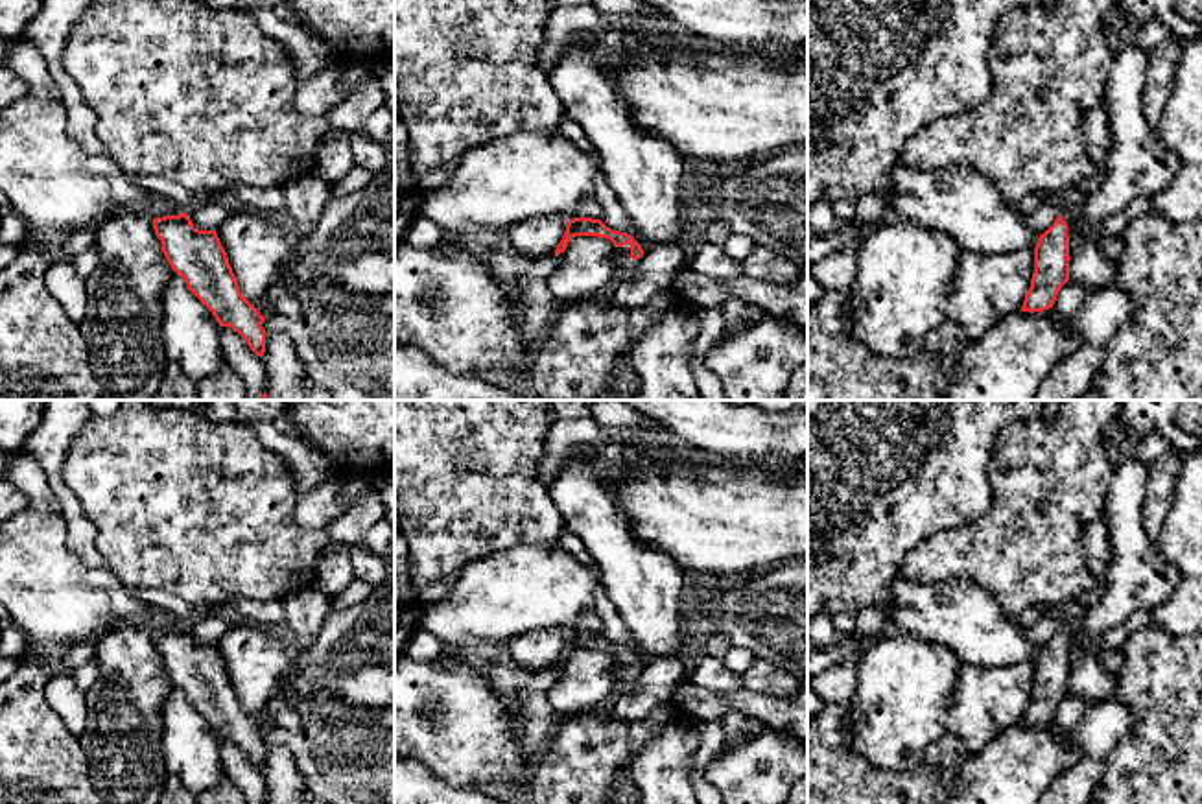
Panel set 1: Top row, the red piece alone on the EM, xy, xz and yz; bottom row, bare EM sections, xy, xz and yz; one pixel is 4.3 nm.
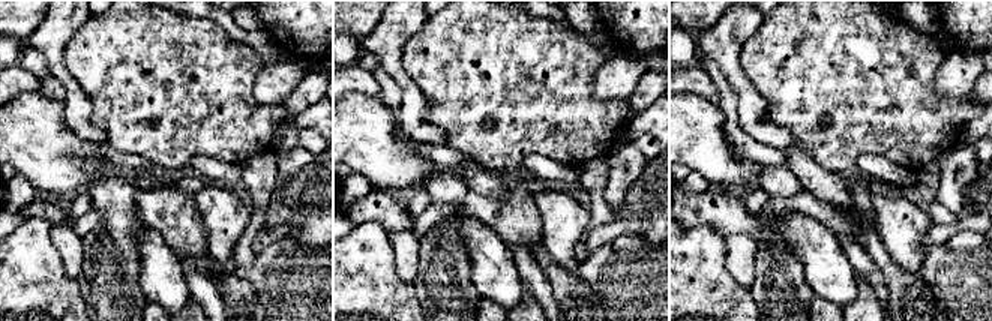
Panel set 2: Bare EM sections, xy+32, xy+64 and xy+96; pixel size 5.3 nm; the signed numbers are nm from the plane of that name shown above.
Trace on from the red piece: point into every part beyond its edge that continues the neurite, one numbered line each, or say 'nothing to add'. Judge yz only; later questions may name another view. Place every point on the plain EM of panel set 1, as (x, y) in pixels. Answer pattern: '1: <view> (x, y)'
1: yz (1140, 578)

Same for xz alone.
1: xz (625, 677)

